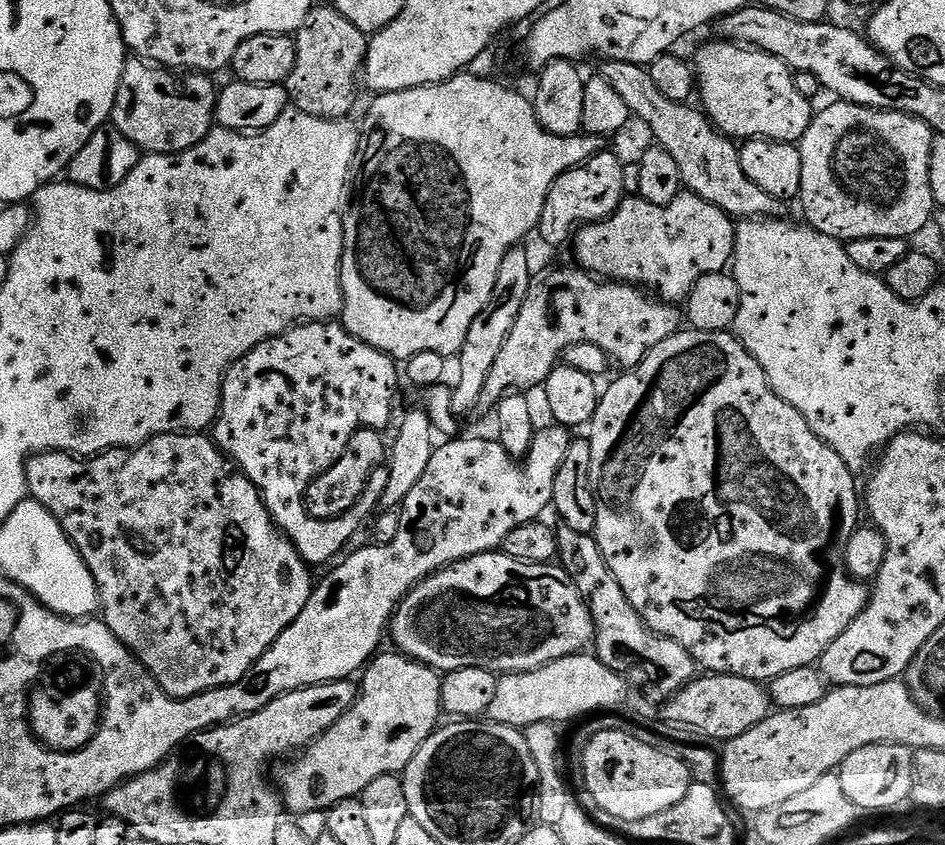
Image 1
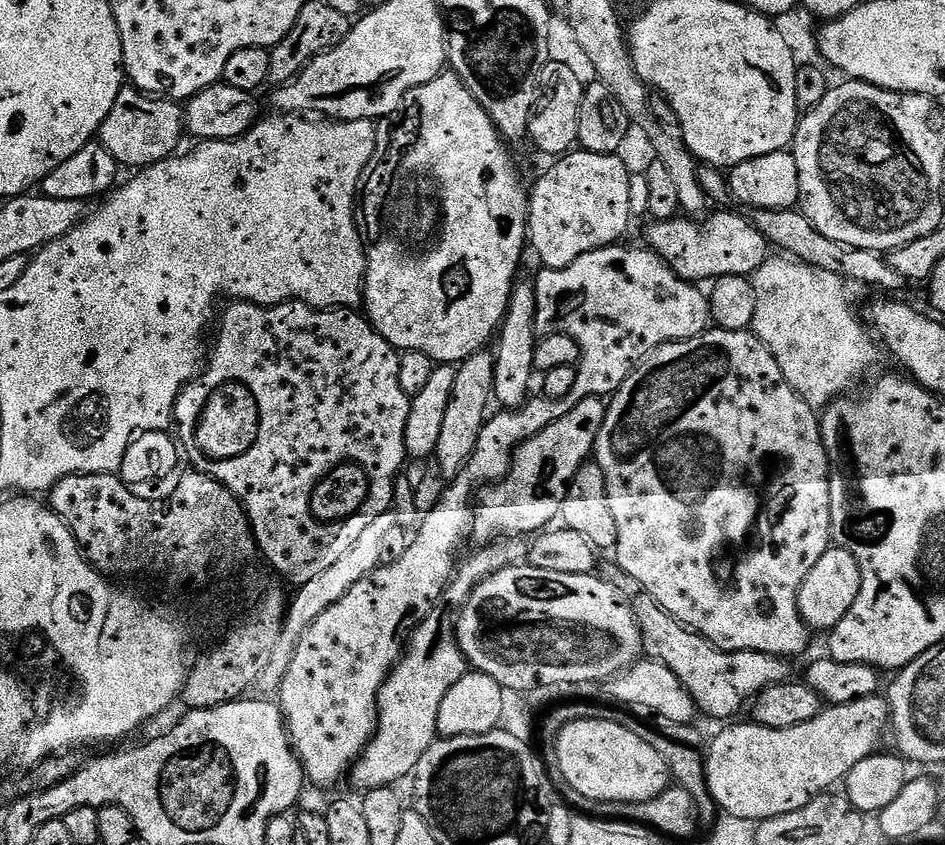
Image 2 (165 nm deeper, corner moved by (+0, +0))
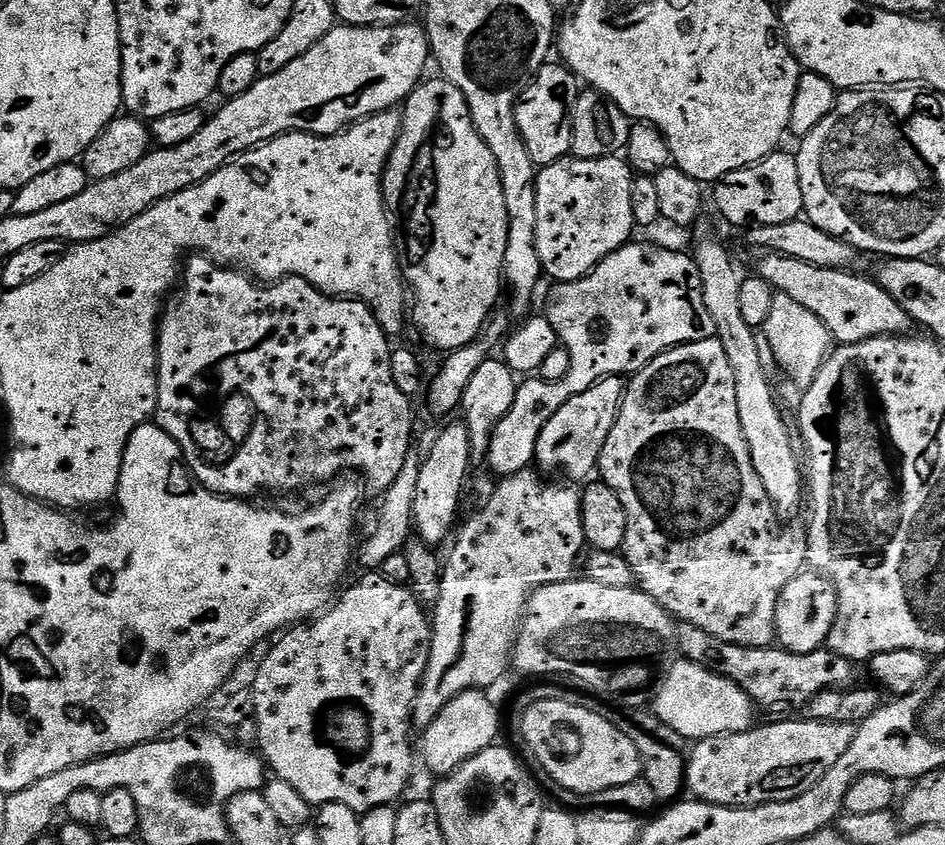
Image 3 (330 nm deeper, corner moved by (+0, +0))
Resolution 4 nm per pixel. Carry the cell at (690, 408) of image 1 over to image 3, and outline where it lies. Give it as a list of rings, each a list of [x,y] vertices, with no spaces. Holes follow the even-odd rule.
[[[713,338],[702,342],[679,344],[678,347],[651,360],[641,372],[635,373],[627,381],[618,418],[606,438],[606,446],[602,446],[598,476],[603,483],[610,486],[610,490],[614,490],[614,494],[618,494],[618,499],[622,501],[622,506],[626,510],[628,525],[622,554],[626,562],[630,562],[630,570],[634,570],[640,591],[653,596],[677,621],[698,626],[698,630],[706,630],[706,634],[722,638],[722,642],[747,648],[771,648],[777,643],[778,598],[782,590],[786,590],[788,583],[798,573],[805,571],[808,564],[808,538],[803,531],[780,532],[781,521],[778,519],[778,513],[766,494],[766,486],[762,486],[762,478],[758,478],[758,470],[754,470],[754,462],[750,458],[750,450],[742,434],[734,370],[730,366],[730,358],[726,358],[726,350],[722,350],[720,340]]]

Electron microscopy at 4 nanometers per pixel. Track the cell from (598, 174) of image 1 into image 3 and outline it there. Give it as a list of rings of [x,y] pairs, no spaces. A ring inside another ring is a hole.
[[[619,155],[607,156],[606,158],[594,158],[593,160],[565,158],[553,164],[545,164],[537,171],[536,197],[538,198],[538,234],[536,235],[536,245],[538,246],[540,267],[543,275],[547,277],[547,279],[549,276],[549,281],[562,284],[574,282],[578,278],[590,274],[590,270],[594,270],[598,262],[602,262],[610,254],[614,254],[614,250],[618,250],[623,244],[627,244],[633,239],[632,230],[634,231],[634,223],[631,214],[631,188],[633,179],[634,173],[632,171],[632,165],[628,163],[627,159],[621,158]]]

